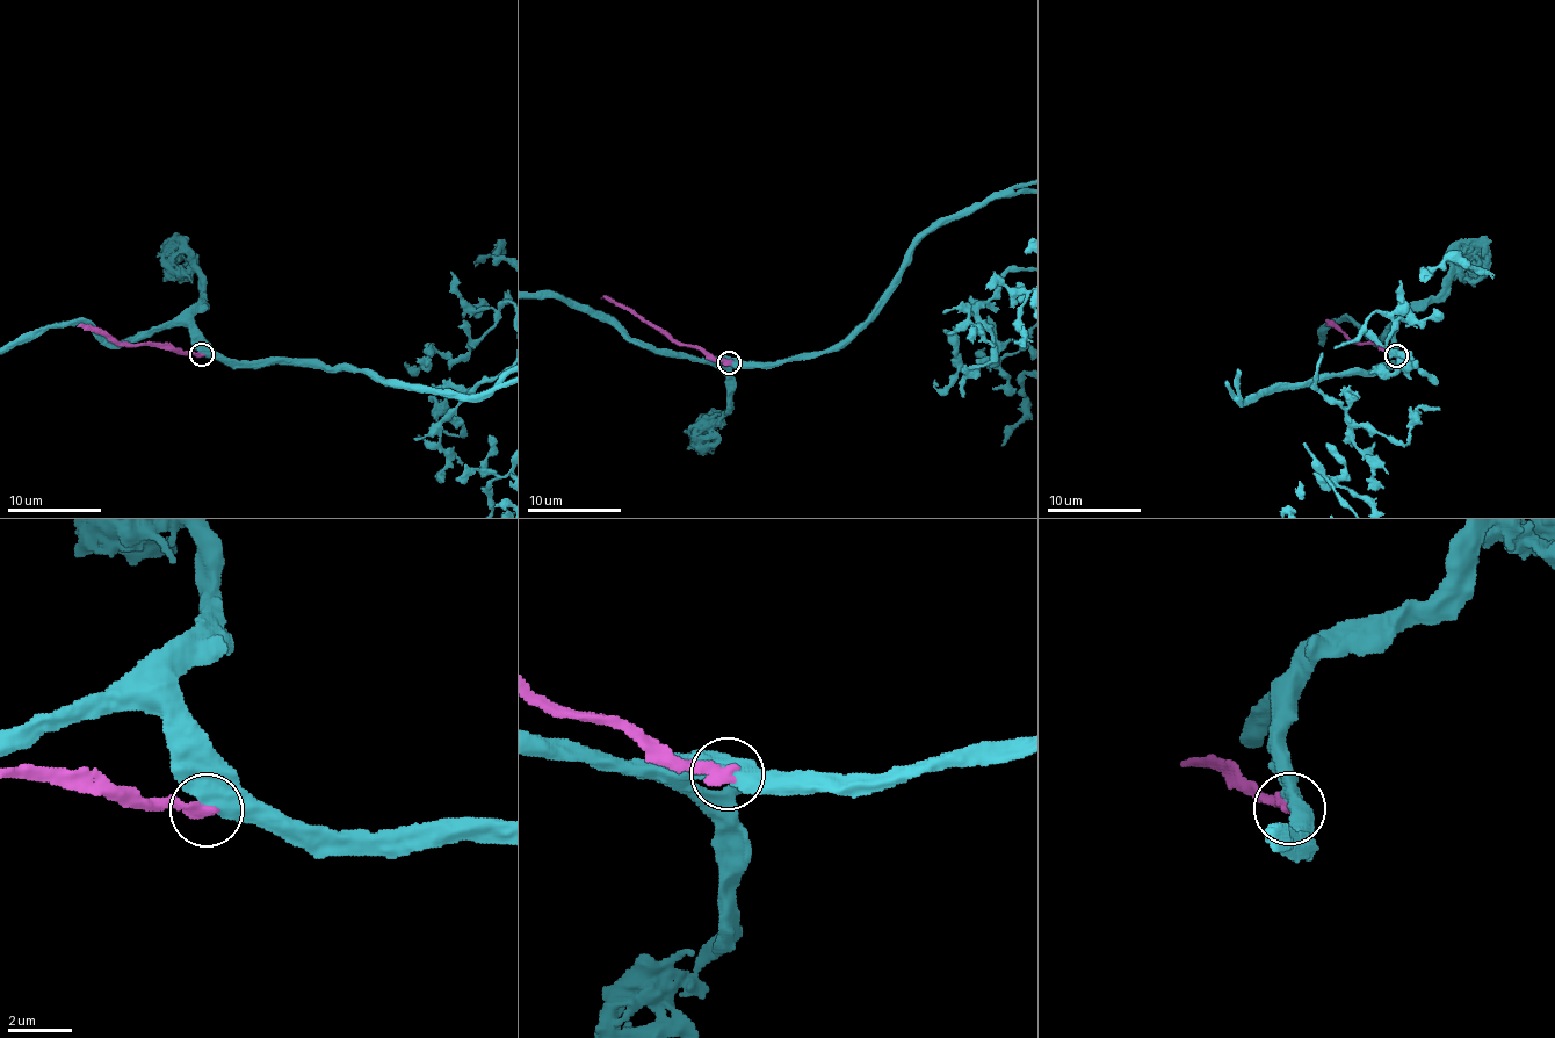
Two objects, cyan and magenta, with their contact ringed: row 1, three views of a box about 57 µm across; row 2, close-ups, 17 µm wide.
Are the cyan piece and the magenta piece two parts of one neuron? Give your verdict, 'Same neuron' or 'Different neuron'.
Different neuron

